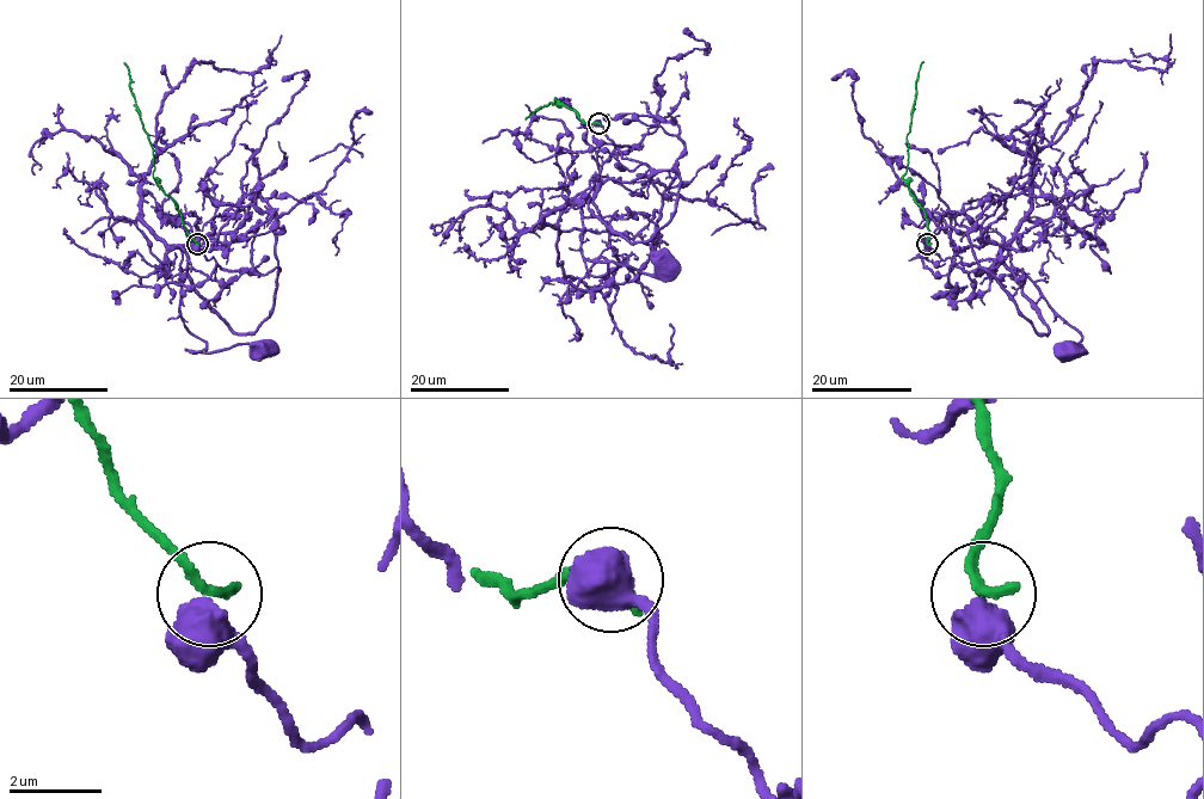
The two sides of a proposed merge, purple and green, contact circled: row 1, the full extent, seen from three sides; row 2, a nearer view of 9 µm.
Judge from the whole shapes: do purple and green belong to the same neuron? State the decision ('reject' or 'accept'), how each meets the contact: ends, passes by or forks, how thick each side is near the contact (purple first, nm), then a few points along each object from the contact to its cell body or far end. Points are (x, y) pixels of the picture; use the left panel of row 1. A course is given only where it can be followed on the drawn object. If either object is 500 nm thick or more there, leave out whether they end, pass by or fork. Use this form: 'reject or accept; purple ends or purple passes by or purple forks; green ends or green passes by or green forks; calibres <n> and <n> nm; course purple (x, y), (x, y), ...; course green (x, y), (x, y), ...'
reject; calibres 500 and 280 nm; course purple (197, 245), (222, 270), (278, 269), (274, 312), (235, 333), (180, 246), (184, 325), (207, 352), (263, 351); course green (197, 244), (186, 229), (178, 204), (154, 178), (153, 147), (142, 127), (124, 62)

